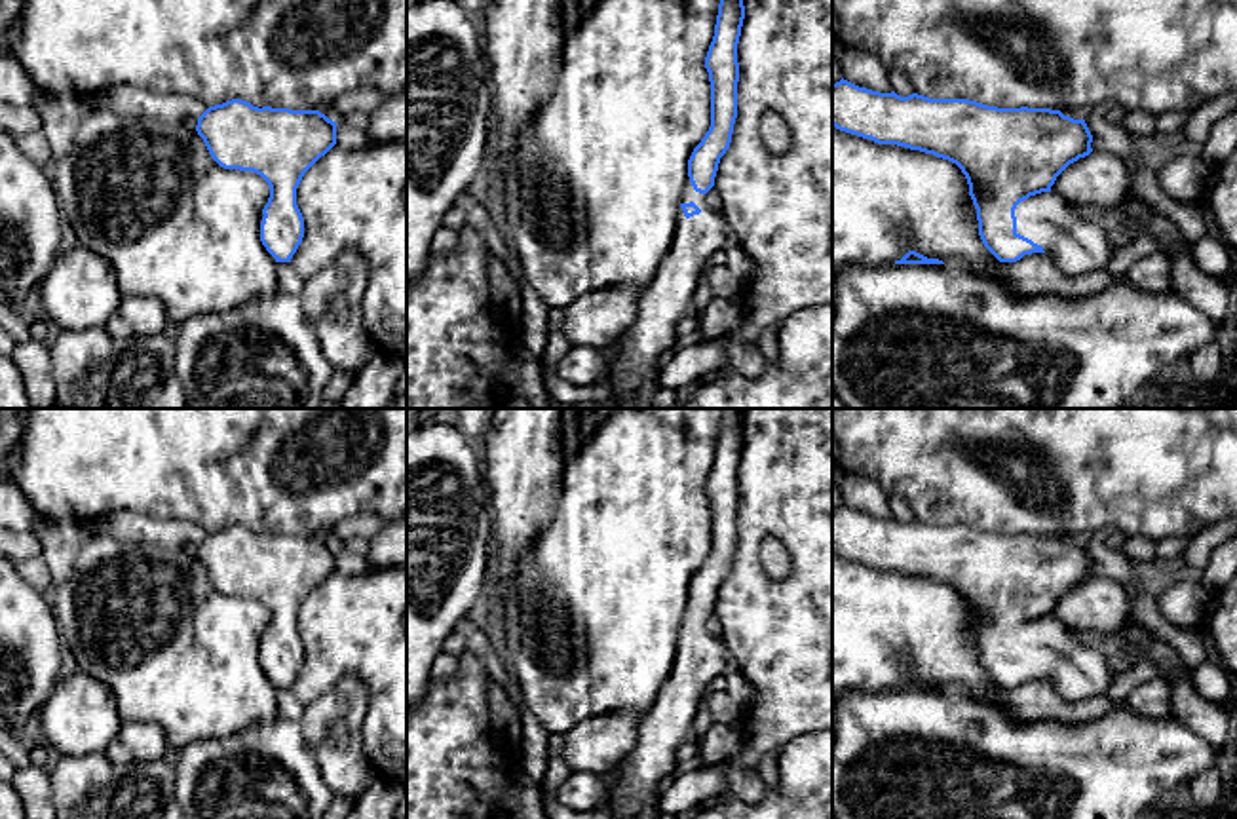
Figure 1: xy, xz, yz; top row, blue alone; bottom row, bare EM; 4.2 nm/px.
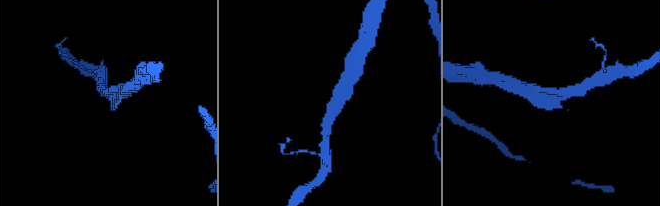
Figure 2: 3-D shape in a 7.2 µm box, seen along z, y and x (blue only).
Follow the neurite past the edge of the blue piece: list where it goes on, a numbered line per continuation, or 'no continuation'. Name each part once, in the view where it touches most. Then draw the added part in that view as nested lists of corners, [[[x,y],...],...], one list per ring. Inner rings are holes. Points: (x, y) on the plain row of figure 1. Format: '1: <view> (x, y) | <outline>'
1: yz (1078, 671) | [[[1055,618],[1020,627],[1015,642],[1017,659],[1041,671],[1068,703],[1104,695],[1119,673],[1100,650],[1081,642]]]

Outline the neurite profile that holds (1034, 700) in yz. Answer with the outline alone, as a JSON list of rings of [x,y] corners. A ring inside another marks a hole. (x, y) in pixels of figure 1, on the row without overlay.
[[[1032,678],[1017,688],[1001,688],[990,694],[988,703],[1001,709],[1013,722],[1094,722],[1115,709],[1129,709],[1127,701],[1098,695],[1094,699],[1068,703],[1053,688],[1049,678]]]

